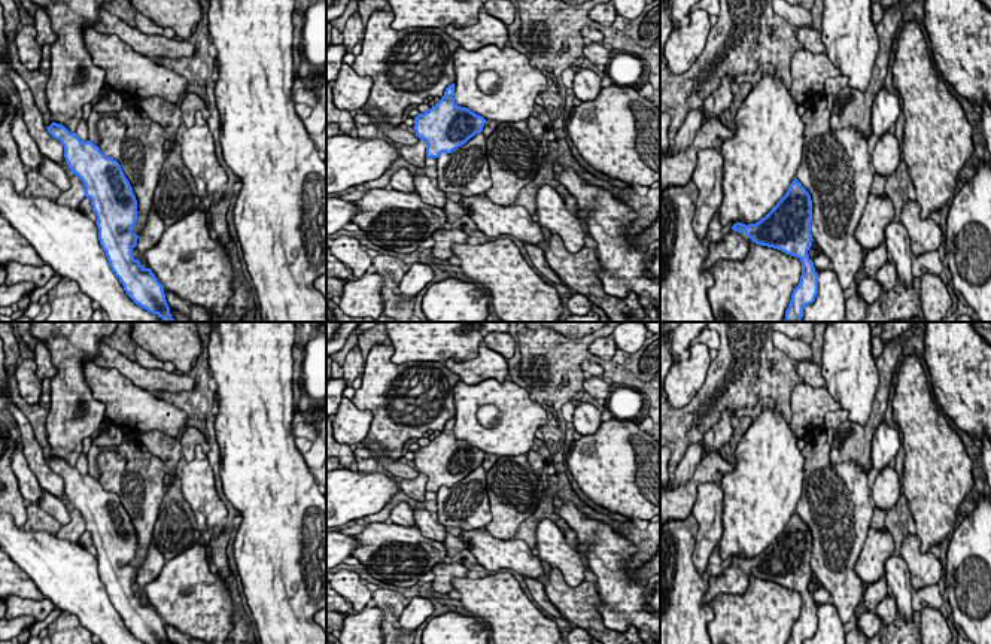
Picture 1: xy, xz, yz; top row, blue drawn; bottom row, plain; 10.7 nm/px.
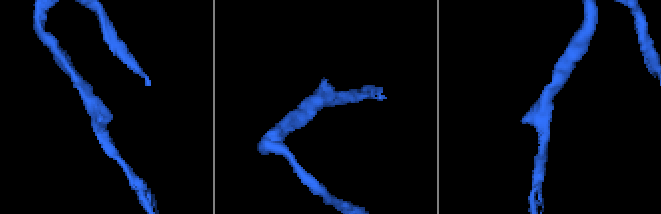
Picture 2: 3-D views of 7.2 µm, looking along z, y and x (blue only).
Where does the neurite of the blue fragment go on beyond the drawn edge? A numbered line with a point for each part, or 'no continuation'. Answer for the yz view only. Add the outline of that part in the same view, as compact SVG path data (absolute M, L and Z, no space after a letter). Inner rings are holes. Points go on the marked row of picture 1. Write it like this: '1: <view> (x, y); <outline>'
1: yz (733, 246); M730 231L726 234L720 242L708 243L708 256L705 259L703 268L711 271L712 265L717 261L744 261L748 253L751 239L745 234L738 231Z

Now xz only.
no continuation

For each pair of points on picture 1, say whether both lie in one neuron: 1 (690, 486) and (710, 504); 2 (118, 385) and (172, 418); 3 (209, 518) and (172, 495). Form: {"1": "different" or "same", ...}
{"1": "different", "2": "same", "3": "different"}

